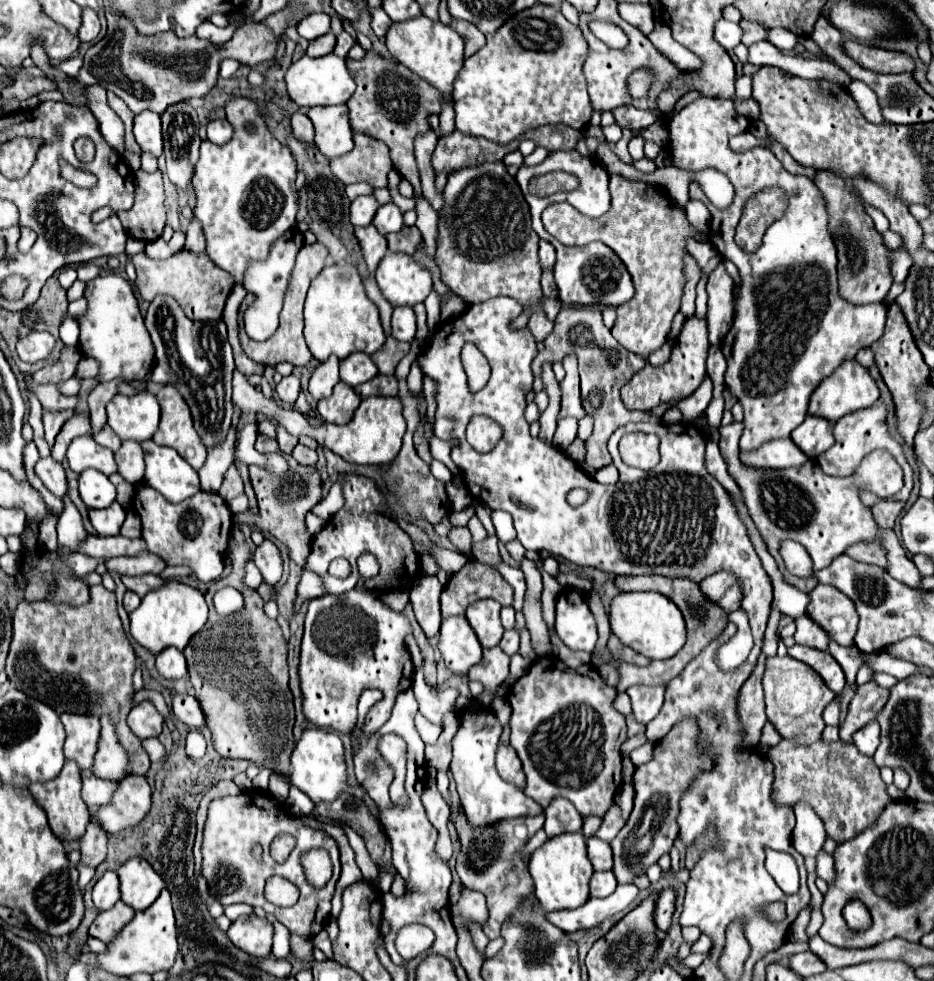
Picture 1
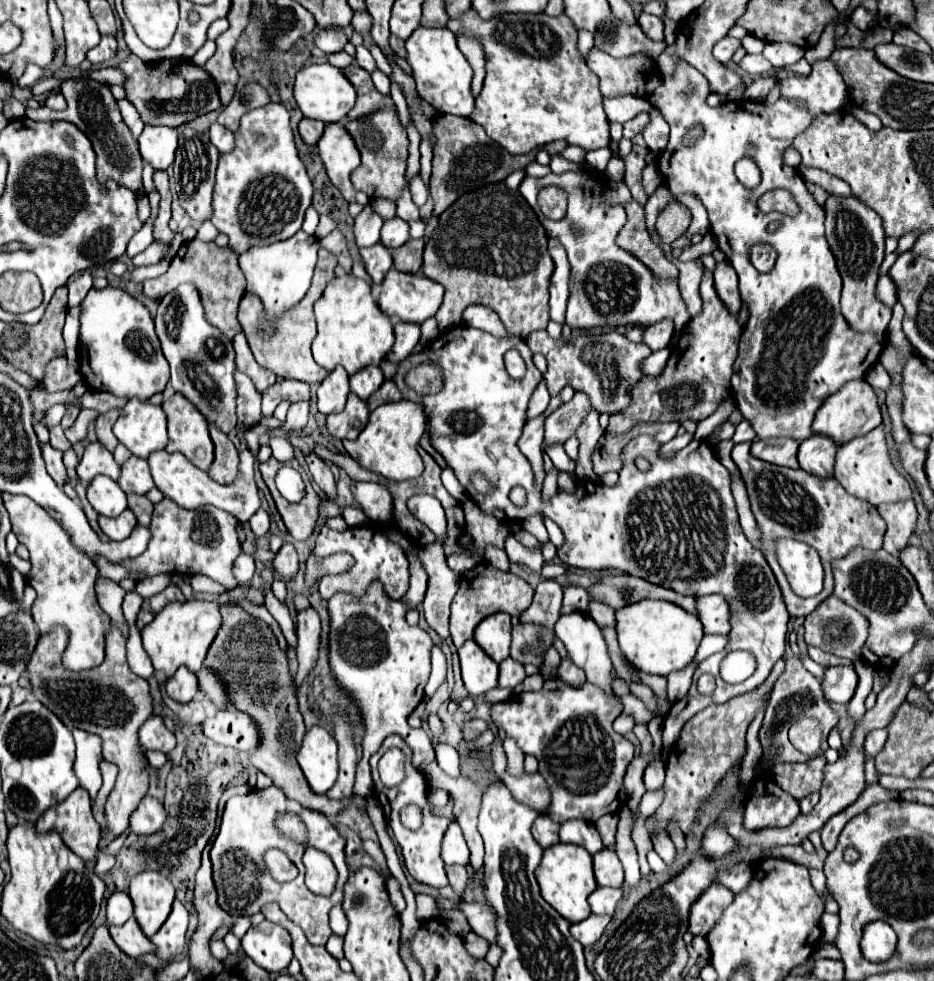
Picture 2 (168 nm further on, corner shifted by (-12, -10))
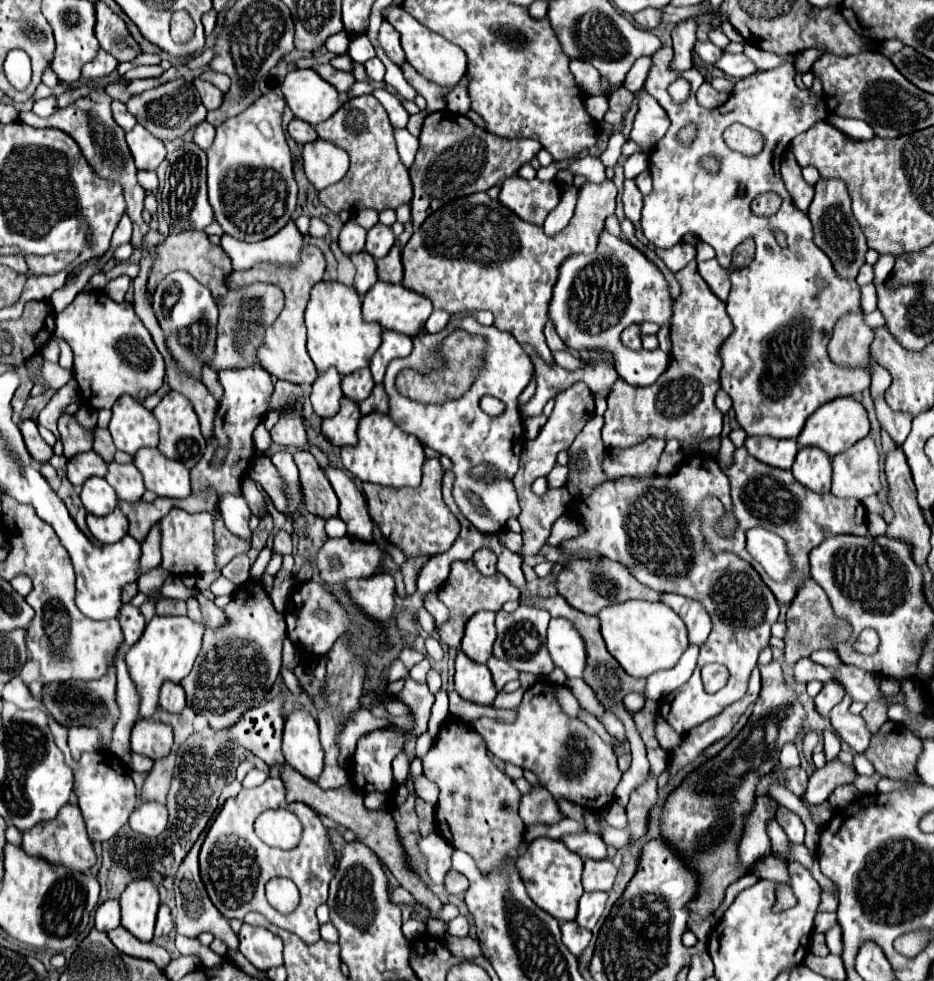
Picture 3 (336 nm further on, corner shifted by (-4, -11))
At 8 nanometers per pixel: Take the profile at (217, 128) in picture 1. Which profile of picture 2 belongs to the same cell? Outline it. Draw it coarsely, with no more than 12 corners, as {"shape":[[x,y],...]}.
{"shape":[[220,124],[210,126],[210,140],[220,154],[234,150],[234,134]]}

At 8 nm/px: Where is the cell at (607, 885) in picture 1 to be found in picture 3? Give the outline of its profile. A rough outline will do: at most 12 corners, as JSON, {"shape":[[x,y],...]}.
{"shape":[[584,893],[576,923],[594,929],[608,893]]}

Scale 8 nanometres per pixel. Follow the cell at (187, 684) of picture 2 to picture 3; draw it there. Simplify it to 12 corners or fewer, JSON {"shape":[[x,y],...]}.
{"shape":[[164,683],[160,705],[168,713],[182,713],[186,707],[184,689]]}

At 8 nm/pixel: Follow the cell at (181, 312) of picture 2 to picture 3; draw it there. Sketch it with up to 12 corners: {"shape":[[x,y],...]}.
{"shape":[[186,271],[152,305],[172,357],[200,379],[216,347],[218,305]]}

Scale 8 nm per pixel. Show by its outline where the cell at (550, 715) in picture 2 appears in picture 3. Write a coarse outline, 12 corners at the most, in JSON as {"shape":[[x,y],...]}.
{"shape":[[548,681],[514,723],[472,727],[554,799],[602,811],[622,779],[614,749],[570,719]]}

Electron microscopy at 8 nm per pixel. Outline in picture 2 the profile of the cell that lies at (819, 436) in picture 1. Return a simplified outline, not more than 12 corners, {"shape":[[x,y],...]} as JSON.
{"shape":[[824,434],[806,438],[798,450],[800,468],[832,476],[836,442]]}

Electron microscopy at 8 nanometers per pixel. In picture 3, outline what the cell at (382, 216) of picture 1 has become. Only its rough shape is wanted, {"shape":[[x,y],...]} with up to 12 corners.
{"shape":[[374,225],[364,251],[372,257],[388,255],[396,237],[392,229]]}

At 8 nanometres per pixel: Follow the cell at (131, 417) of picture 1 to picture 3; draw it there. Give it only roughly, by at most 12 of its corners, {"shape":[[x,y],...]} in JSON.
{"shape":[[130,395],[112,407],[114,445],[134,455],[158,445],[152,411]]}

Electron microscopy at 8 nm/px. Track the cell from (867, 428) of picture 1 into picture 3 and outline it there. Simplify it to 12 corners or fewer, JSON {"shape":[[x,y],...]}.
{"shape":[[864,437],[832,459],[832,495],[880,489],[878,451]]}

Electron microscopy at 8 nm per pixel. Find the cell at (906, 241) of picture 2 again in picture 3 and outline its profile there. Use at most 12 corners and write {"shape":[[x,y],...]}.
{"shape":[[880,255],[874,283],[884,283],[894,267],[892,255]]}

